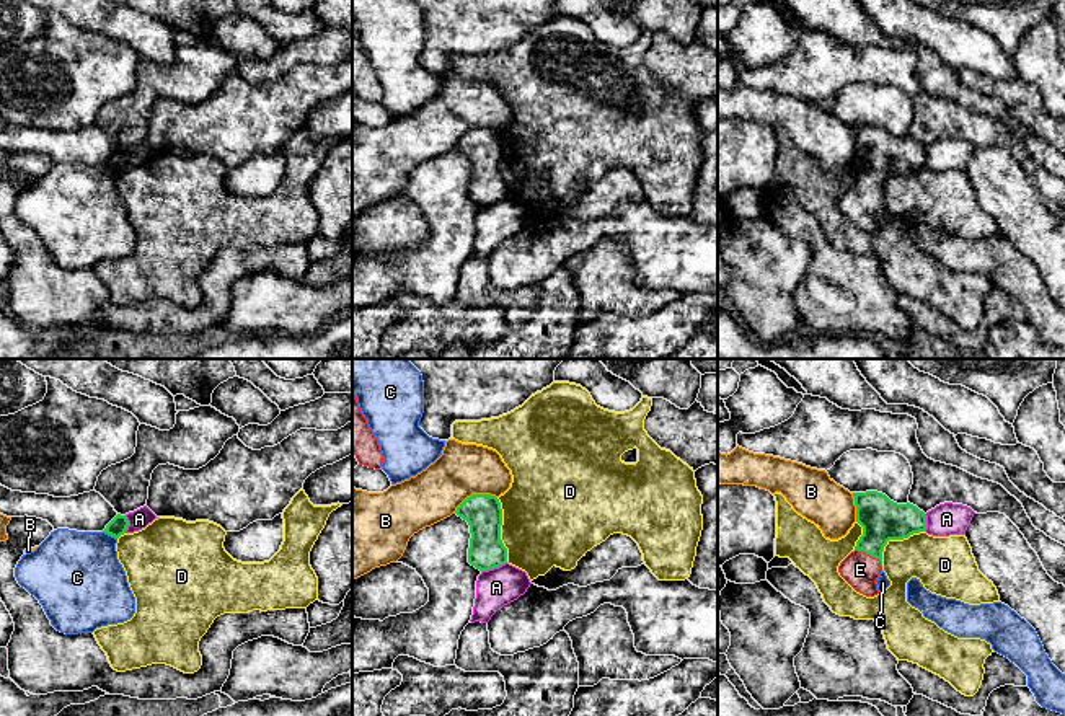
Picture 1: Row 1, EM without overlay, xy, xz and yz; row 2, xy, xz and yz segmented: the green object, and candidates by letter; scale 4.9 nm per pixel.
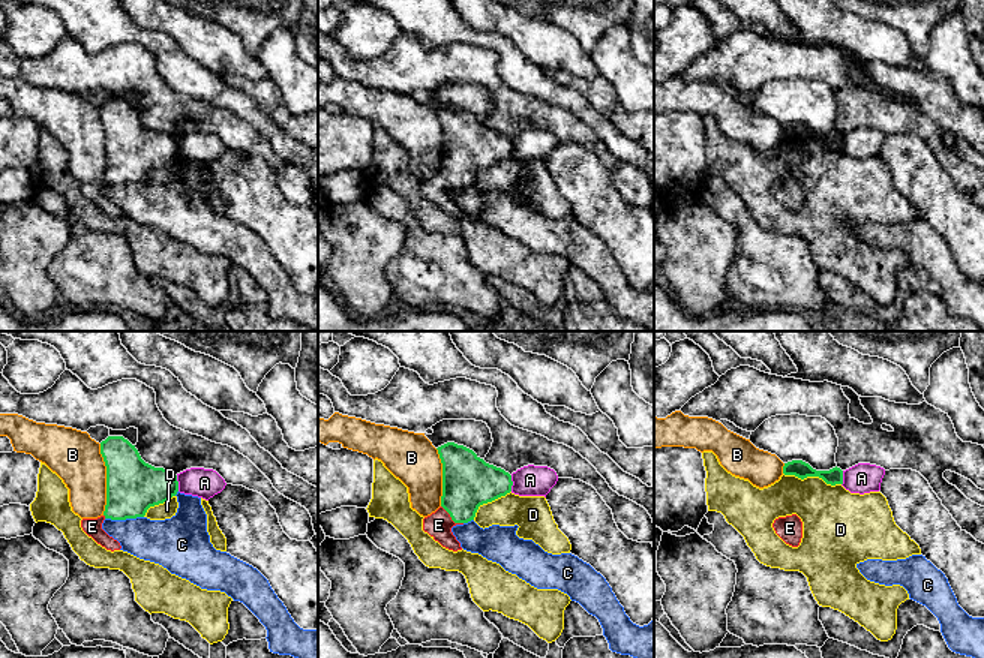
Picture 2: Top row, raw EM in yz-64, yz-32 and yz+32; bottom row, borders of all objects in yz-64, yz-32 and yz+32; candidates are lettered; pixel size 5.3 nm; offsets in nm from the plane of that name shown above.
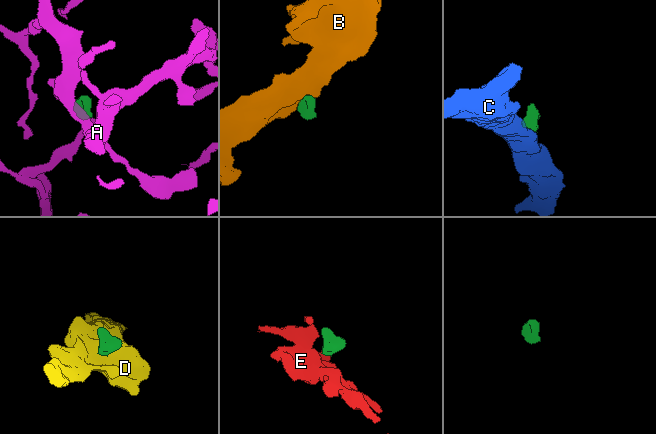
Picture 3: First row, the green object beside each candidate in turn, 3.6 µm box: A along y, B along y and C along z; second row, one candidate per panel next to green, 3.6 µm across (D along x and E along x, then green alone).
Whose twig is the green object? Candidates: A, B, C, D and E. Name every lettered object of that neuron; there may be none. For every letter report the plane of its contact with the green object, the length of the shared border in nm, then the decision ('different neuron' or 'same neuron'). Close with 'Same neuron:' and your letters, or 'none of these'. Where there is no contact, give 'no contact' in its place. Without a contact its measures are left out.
A: meets green in xz; contact 140 nm long; different neuron
B: meets green in xz; contact 240 nm long; different neuron
C: meets green in xy; contact 80 nm long; different neuron
D: meets green in xz; contact 320 nm long; different neuron
E: meets green in yz; contact 160 nm long; same neuron
Same neuron: E

